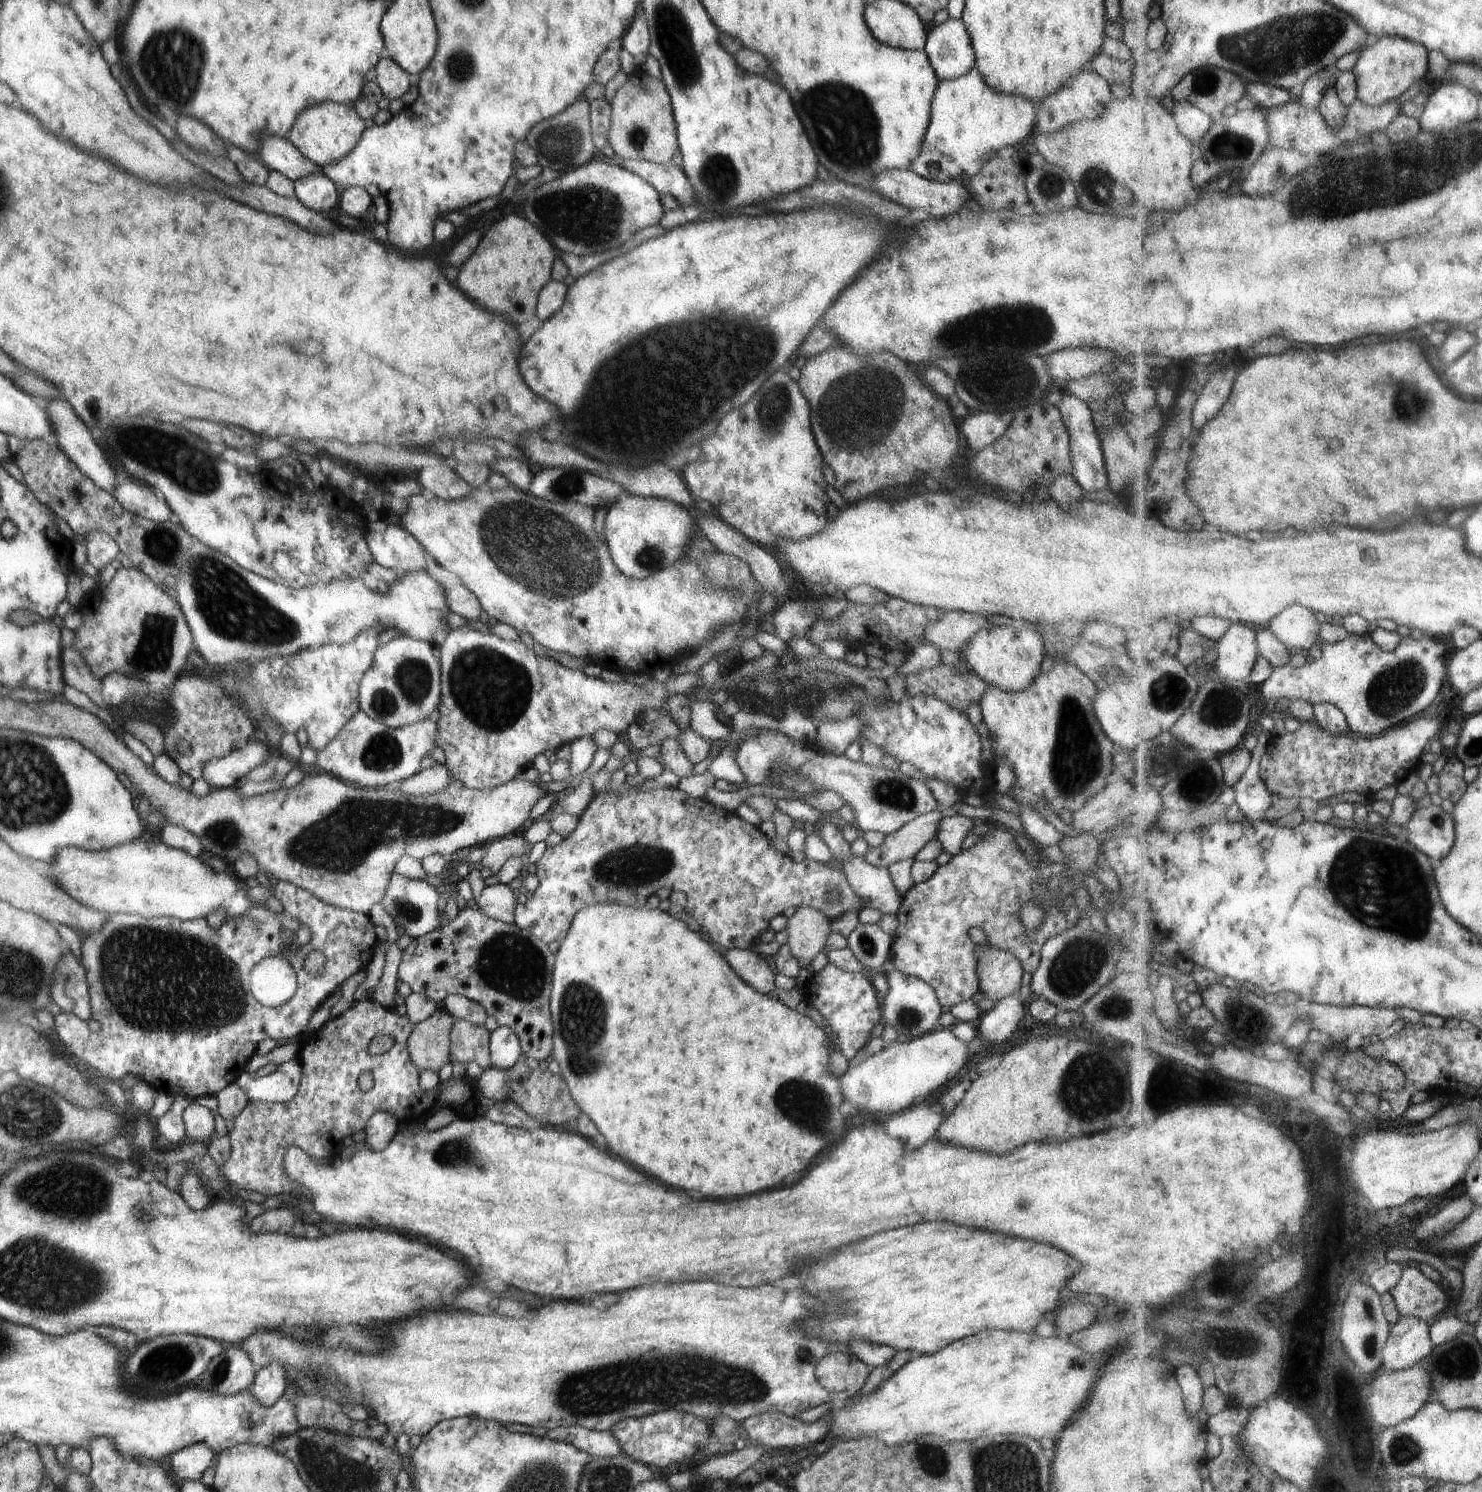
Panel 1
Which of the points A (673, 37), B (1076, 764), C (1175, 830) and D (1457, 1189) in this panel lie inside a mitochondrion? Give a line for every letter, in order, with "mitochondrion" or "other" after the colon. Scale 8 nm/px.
A: mitochondrion
B: mitochondrion
C: other
D: other

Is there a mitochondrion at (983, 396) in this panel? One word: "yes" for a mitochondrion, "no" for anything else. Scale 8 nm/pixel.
no

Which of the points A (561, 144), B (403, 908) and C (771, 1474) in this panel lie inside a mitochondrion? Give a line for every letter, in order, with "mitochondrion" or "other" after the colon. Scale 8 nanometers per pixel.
A: mitochondrion
B: mitochondrion
C: other

